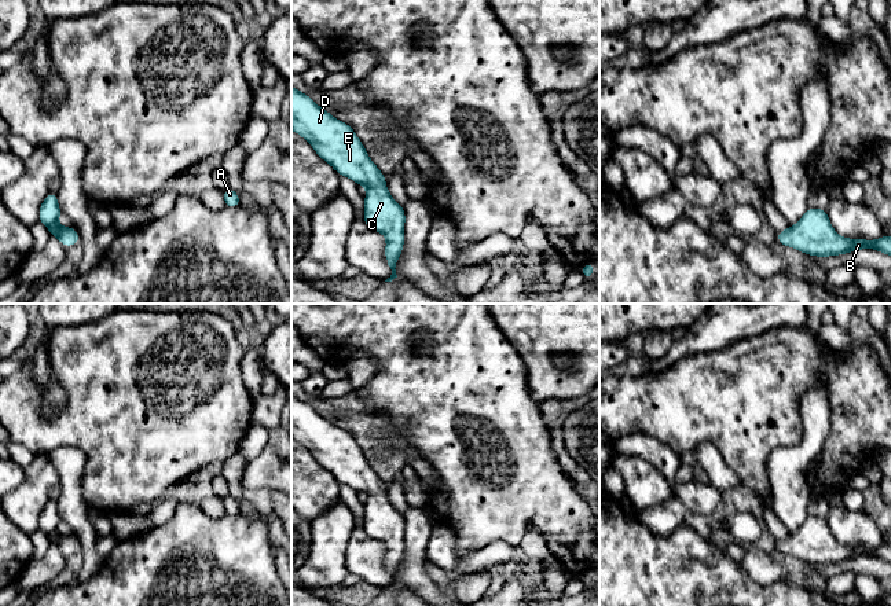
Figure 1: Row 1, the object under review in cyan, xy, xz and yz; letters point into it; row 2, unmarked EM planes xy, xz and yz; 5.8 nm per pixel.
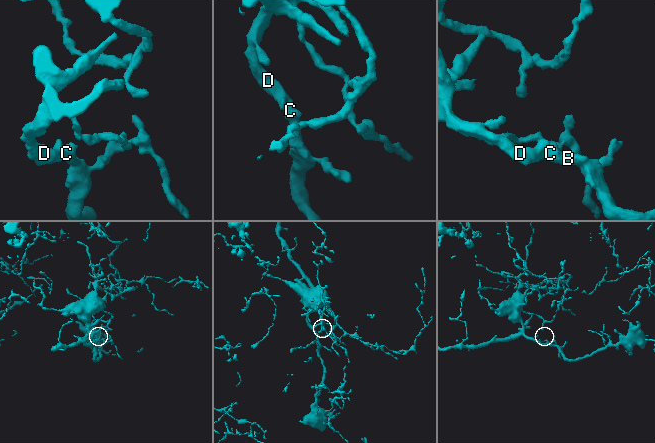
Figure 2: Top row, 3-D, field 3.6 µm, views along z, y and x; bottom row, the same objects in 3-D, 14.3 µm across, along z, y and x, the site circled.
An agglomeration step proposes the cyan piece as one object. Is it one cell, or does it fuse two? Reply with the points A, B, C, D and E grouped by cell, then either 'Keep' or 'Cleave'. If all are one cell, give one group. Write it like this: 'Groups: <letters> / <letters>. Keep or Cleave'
Groups: A B C D E. Keep

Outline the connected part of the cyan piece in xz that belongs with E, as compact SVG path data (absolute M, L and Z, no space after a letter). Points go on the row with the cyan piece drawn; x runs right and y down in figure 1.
M292 85L292 129L304 137L315 150L319 158L333 166L340 176L346 176L358 186L366 186L364 195L364 224L386 238L385 260L392 269L392 275L385 282L392 282L396 275L396 262L404 249L404 207L399 205L386 188L386 177L368 157L362 140L353 132L353 128L336 117L327 110L319 107L312 98L300 92Z

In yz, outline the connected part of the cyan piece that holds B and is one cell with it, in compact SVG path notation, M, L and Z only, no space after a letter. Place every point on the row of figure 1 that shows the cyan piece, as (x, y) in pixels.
M808 207L795 225L777 231L776 238L780 245L791 246L811 257L840 256L864 249L891 256L891 236L881 235L874 240L843 238L833 229L825 209Z

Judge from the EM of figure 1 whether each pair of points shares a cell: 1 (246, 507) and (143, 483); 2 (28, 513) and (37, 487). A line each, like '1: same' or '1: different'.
1: different
2: same

